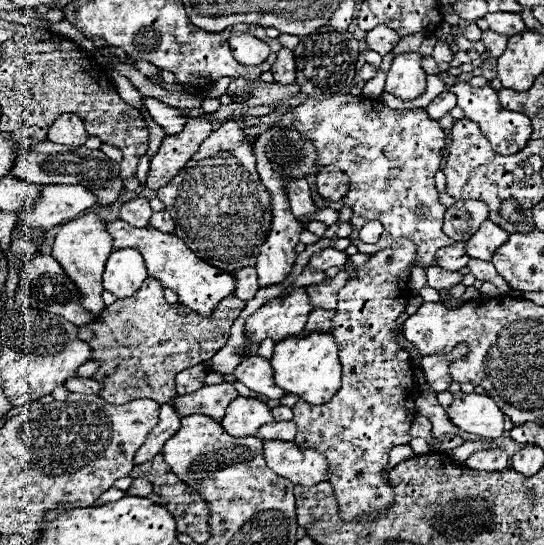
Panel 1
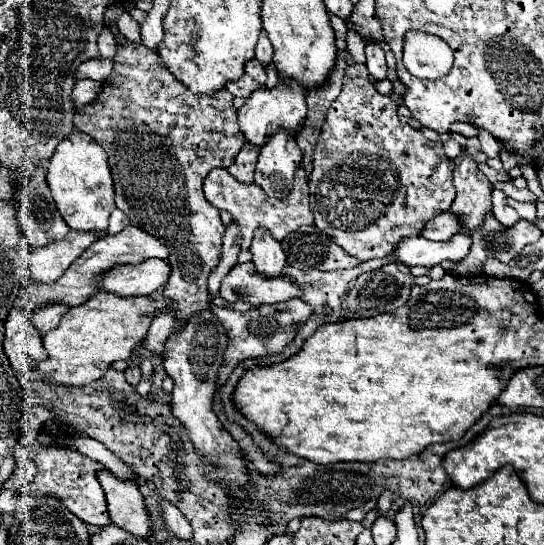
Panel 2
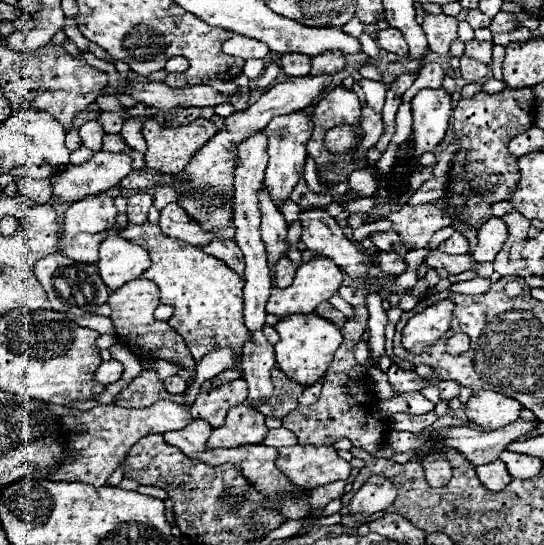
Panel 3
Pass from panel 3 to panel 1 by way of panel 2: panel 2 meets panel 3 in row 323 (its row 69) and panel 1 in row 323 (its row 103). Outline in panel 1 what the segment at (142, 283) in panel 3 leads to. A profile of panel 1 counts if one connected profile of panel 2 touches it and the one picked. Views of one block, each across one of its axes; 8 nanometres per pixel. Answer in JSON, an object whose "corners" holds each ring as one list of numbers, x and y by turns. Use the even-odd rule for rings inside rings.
{"corners":[[146,278,134,296,106,306,94,324,78,330,94,352,92,360,102,362,92,376,104,384,100,396,112,404,126,404,138,398,150,398,158,404,170,402,178,396,174,392,174,376,212,358,228,342,230,326,244,306,246,302,230,296,230,300,218,304,218,312,212,318,202,318,182,304,168,304,158,280]]}

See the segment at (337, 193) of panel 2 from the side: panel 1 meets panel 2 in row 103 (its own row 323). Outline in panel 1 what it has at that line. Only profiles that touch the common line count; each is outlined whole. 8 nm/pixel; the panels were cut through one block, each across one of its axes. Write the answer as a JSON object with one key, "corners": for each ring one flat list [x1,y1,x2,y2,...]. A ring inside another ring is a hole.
{"corners":[[398,240,386,252,376,252,364,266,352,266,352,280,338,292,338,308,334,316,334,332,336,344,340,348,342,362,342,388,322,406,306,404,298,400,294,410,294,422,298,424,296,444,302,448,314,448,328,458,330,484,336,492,340,518,344,522,350,520,366,520,376,518,386,512,394,504,394,488,388,484,384,468,388,464,390,448,398,444,410,442,410,424,416,418,416,408,412,396,414,382,410,372,410,356,394,342,392,330,396,328,396,318,406,310,410,298,408,290,408,274,416,260,416,248,410,240]]}

